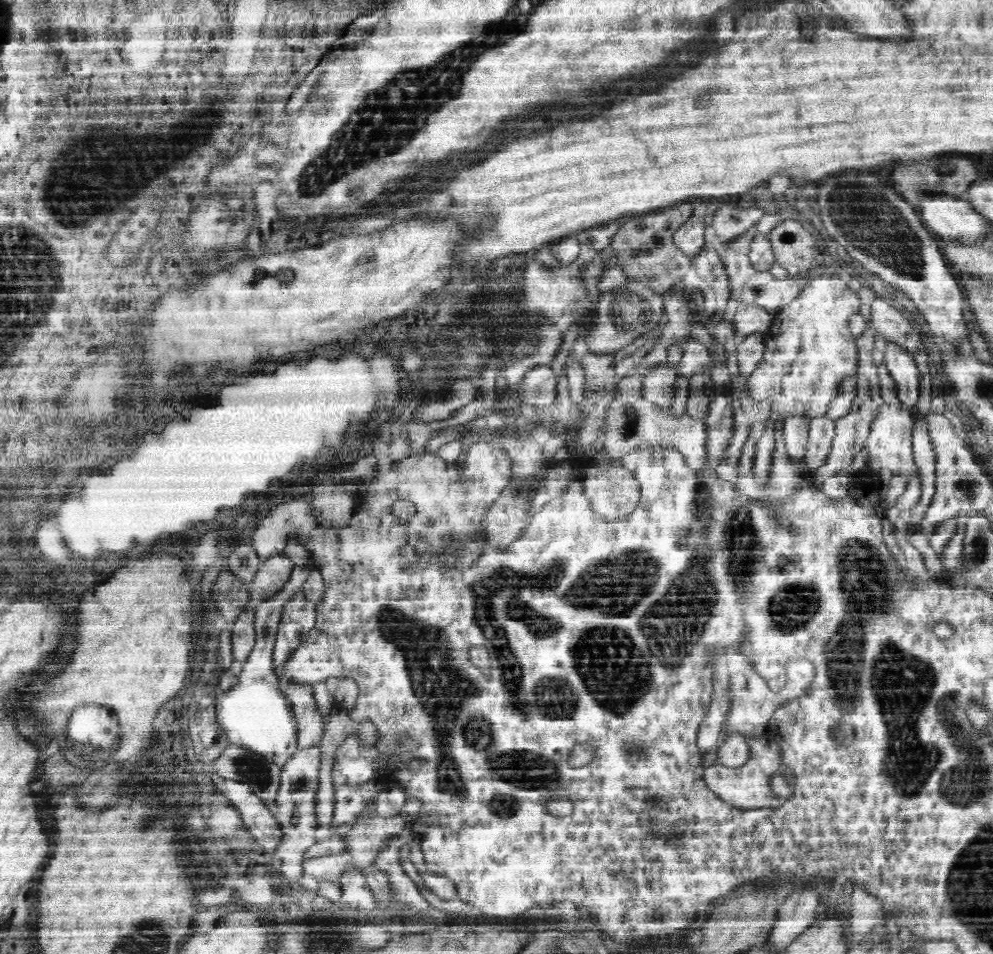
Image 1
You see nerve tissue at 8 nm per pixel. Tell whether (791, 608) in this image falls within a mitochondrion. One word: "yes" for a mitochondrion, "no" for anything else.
yes

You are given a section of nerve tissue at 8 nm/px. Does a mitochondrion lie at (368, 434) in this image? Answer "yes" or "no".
no

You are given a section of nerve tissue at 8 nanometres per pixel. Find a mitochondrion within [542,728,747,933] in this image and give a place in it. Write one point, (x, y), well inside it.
(668, 833)

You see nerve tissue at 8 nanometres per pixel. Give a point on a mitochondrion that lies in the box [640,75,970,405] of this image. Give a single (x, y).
(890, 239)

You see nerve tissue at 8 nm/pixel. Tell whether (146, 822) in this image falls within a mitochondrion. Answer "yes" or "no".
yes

